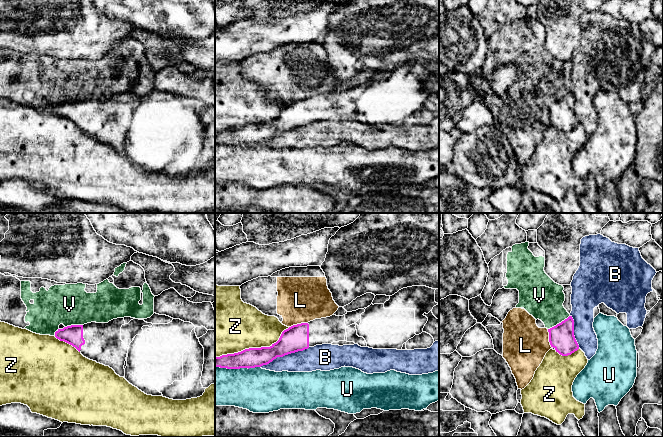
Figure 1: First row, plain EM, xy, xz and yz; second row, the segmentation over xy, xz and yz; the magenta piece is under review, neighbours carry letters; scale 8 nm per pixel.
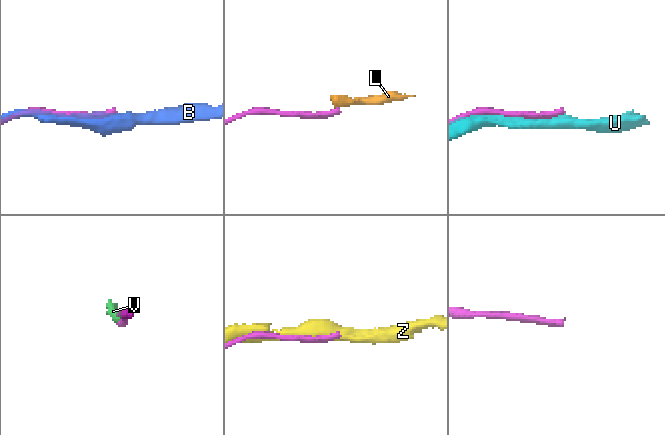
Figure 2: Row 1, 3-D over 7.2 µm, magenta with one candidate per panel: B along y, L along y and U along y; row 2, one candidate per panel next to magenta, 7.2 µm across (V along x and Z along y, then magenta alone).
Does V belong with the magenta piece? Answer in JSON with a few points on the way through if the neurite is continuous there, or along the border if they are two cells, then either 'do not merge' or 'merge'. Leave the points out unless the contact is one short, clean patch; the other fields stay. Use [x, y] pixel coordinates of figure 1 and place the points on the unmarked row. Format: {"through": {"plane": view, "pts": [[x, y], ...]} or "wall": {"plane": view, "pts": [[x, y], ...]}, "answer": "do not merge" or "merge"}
{"wall": {"plane": "yz", "pts": [[569, 91], [548, 105]]}, "answer": "do not merge"}

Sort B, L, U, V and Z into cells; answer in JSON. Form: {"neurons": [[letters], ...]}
{"neurons": [["B"], ["L", "V"], ["U"], ["Z"]]}

